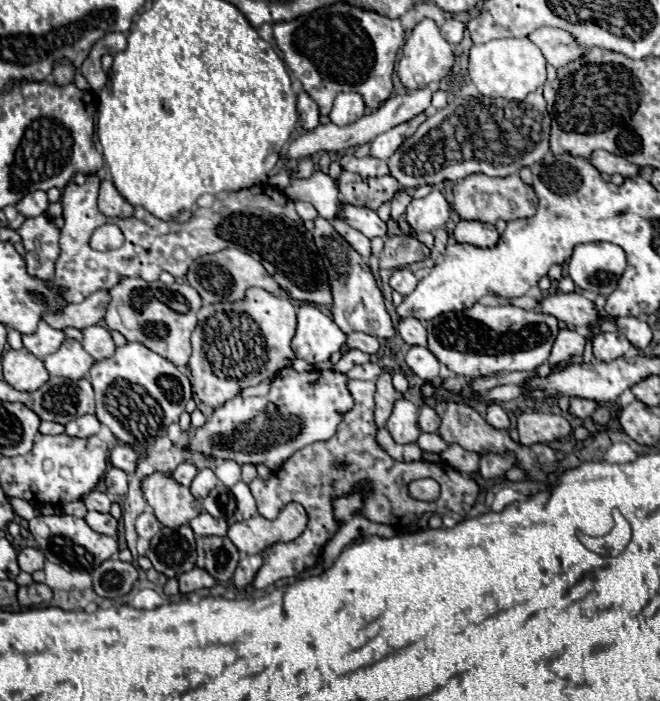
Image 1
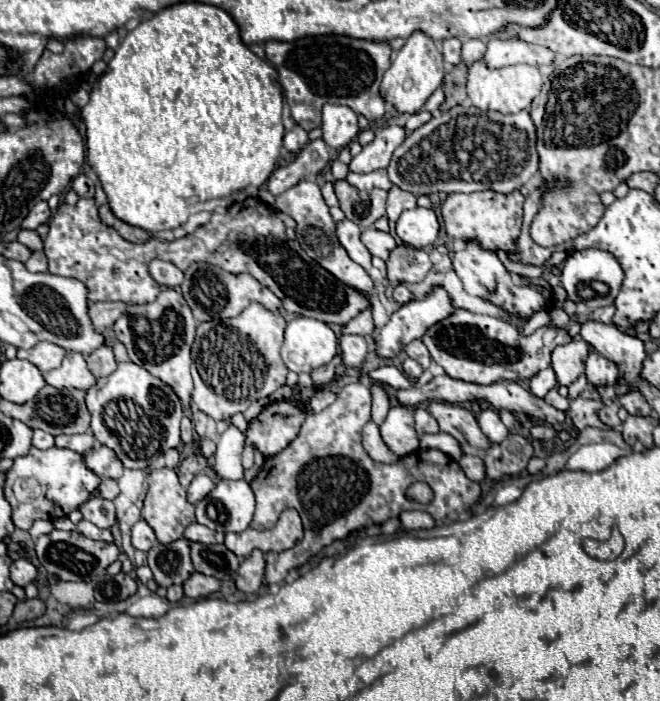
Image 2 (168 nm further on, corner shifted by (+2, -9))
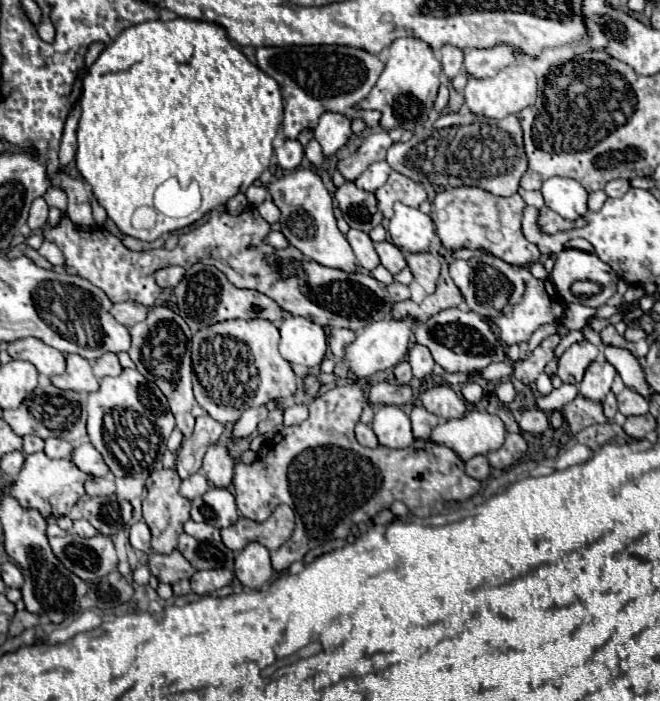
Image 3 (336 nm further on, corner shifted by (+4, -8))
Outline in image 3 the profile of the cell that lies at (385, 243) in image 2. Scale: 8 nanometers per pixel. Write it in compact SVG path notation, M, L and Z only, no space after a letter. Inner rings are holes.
M390 241L374 243L374 249L376 249L378 257L380 257L380 263L382 263L392 275L398 273L398 271L402 271L402 269L406 267L406 261L404 261L402 251L400 251L396 245L392 245Z

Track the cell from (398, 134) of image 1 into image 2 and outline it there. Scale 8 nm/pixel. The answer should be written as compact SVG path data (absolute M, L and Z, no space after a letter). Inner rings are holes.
M386 124L382 126L374 140L362 148L362 152L358 156L354 156L348 164L350 172L372 172L378 168L386 168L392 152L404 142L406 138L406 130L396 126L396 124Z

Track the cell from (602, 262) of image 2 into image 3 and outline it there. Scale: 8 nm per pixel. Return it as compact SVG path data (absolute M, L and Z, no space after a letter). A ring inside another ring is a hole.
M564 249L556 257L550 279L556 285L556 291L564 303L586 303L590 307L600 307L616 293L616 283L620 277L612 271L612 267L600 261L598 255L580 249ZM574 281L594 281L600 285L600 293L586 299L576 297L570 291Z

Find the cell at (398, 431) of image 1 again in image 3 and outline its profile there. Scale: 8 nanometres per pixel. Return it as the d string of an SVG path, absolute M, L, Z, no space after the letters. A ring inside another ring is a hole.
M382 405L374 415L372 429L380 445L390 449L404 449L414 443L408 415L396 405Z

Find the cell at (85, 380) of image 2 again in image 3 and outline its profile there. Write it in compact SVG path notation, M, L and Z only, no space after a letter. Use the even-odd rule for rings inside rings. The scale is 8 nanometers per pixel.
M68 355L66 371L62 375L50 377L50 381L58 389L70 389L70 391L96 391L98 389L98 379L92 375L90 363L80 355Z

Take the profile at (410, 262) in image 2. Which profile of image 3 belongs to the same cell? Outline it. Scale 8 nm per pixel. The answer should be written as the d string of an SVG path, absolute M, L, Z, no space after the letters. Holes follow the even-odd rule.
M406 253L404 259L408 263L408 269L414 275L414 281L420 283L428 293L432 293L440 273L438 259L430 253Z

